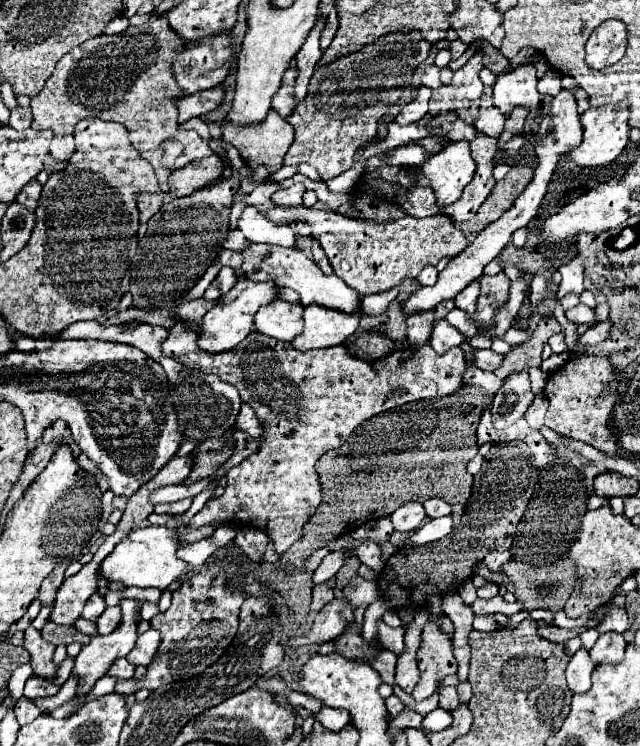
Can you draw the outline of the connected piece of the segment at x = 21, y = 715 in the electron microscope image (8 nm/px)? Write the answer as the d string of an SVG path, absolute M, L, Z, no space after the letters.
M20 698L18 704L16 704L16 708L14 708L14 714L16 714L16 718L18 718L18 724L24 726L24 724L36 720L36 718L40 716L40 710L32 704L32 700Z

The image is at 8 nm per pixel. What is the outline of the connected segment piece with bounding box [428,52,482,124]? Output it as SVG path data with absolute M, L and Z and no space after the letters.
M476 52L460 70L454 72L452 82L432 90L430 114L456 112L466 124L474 124L478 116L478 100L482 94L482 82L478 72L482 70L482 54Z

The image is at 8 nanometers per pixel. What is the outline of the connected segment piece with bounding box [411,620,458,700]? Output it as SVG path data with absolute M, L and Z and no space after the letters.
M428 620L422 630L422 644L418 650L420 680L412 692L416 700L424 700L436 692L438 680L454 674L458 662L452 652L452 640L434 620Z

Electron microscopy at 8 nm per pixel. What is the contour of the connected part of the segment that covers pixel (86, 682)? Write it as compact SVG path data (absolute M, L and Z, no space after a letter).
M120 600L120 610L122 610L122 620L120 620L120 624L114 628L114 632L110 632L108 636L92 636L92 640L90 640L90 644L86 644L86 646L82 646L82 650L80 650L80 654L76 656L76 664L74 664L74 674L78 674L80 676L80 688L78 688L78 692L76 692L76 696L84 696L84 694L88 694L90 690L92 690L92 686L94 686L94 682L98 680L98 678L102 678L104 674L106 674L106 670L108 670L108 666L116 660L116 658L122 658L122 656L126 656L132 648L134 648L134 644L136 644L136 638L138 638L138 630L136 630L136 618L138 618L138 610L140 610L140 602L138 600Z

